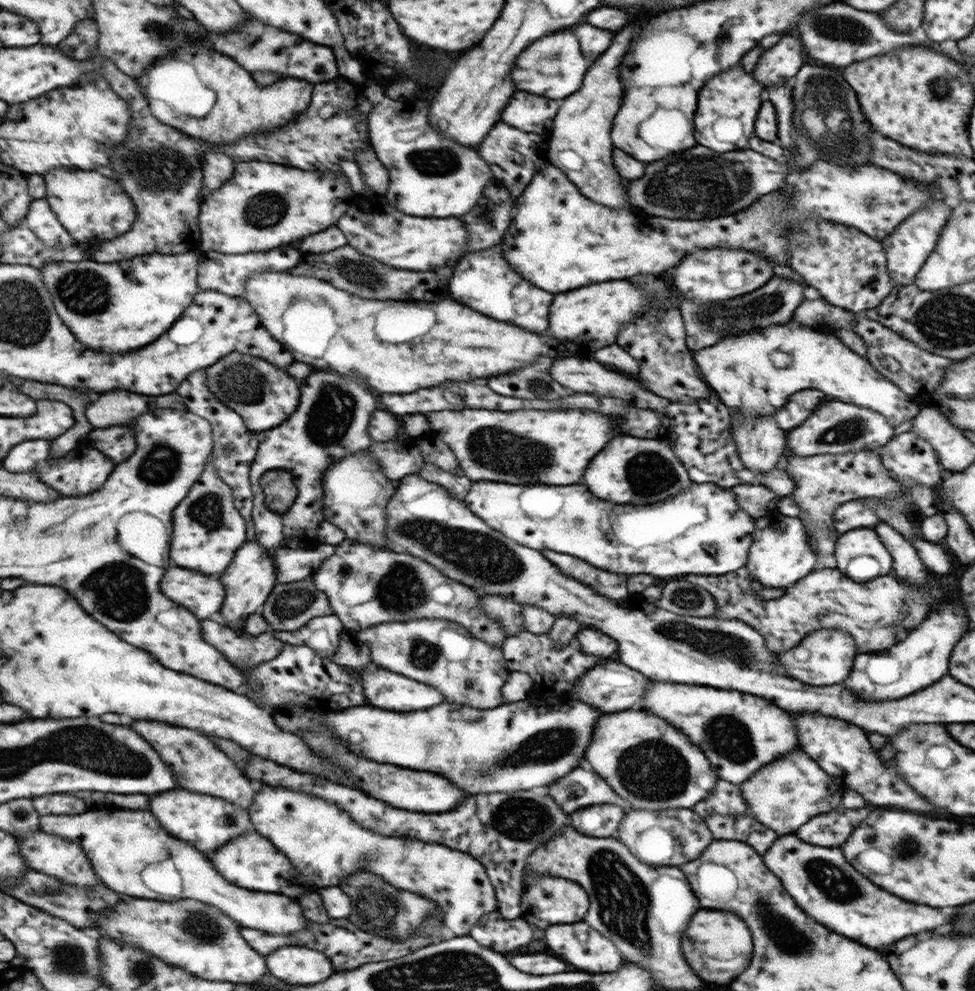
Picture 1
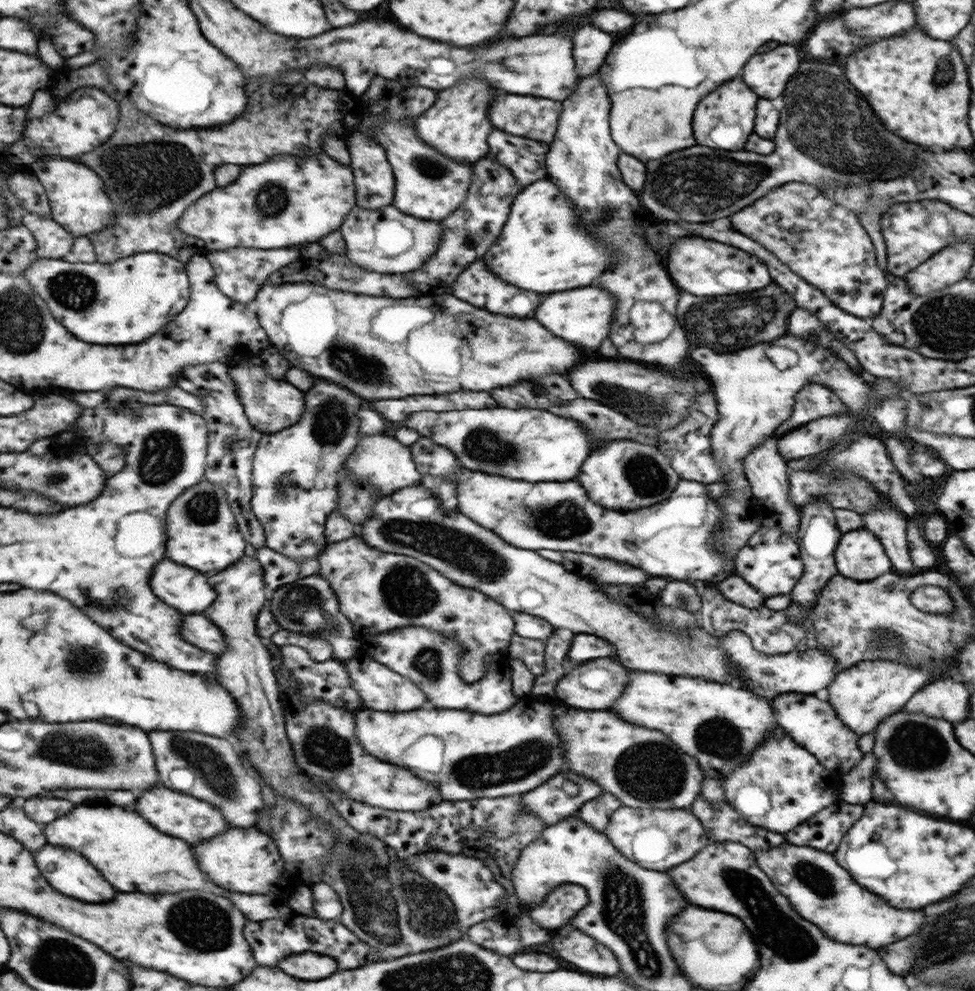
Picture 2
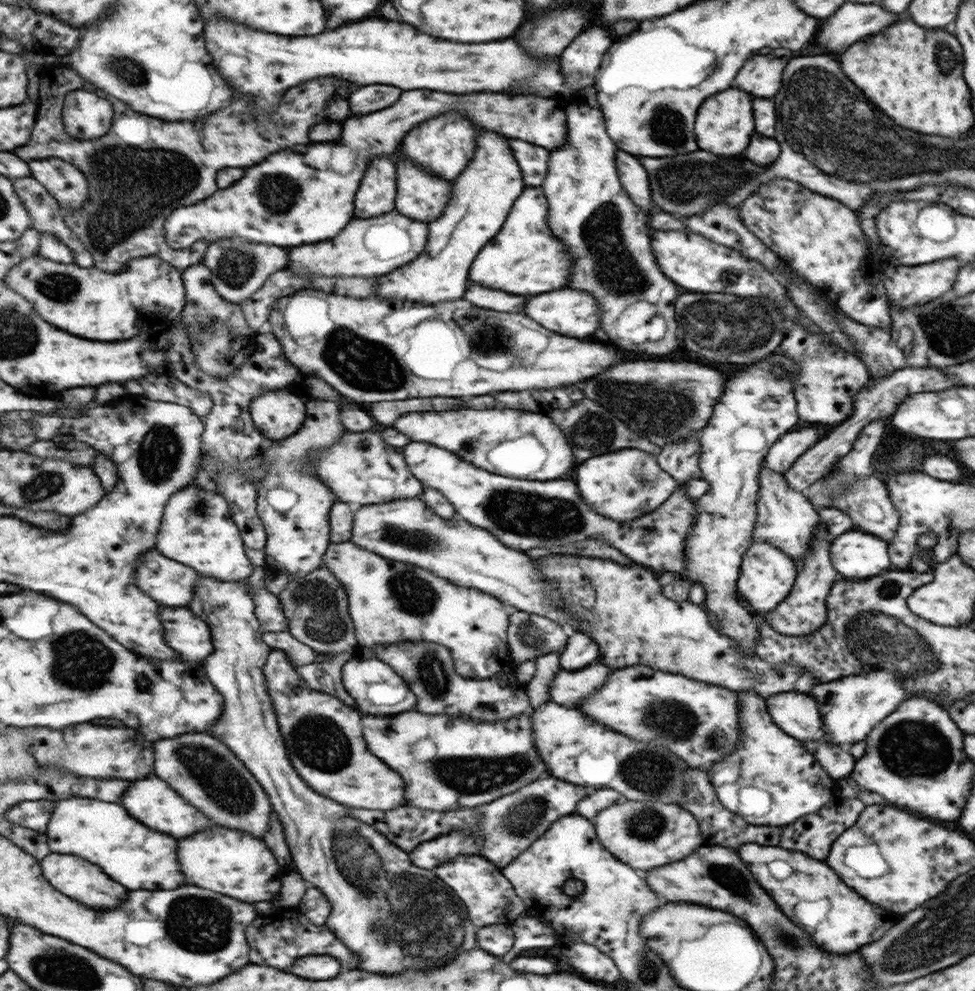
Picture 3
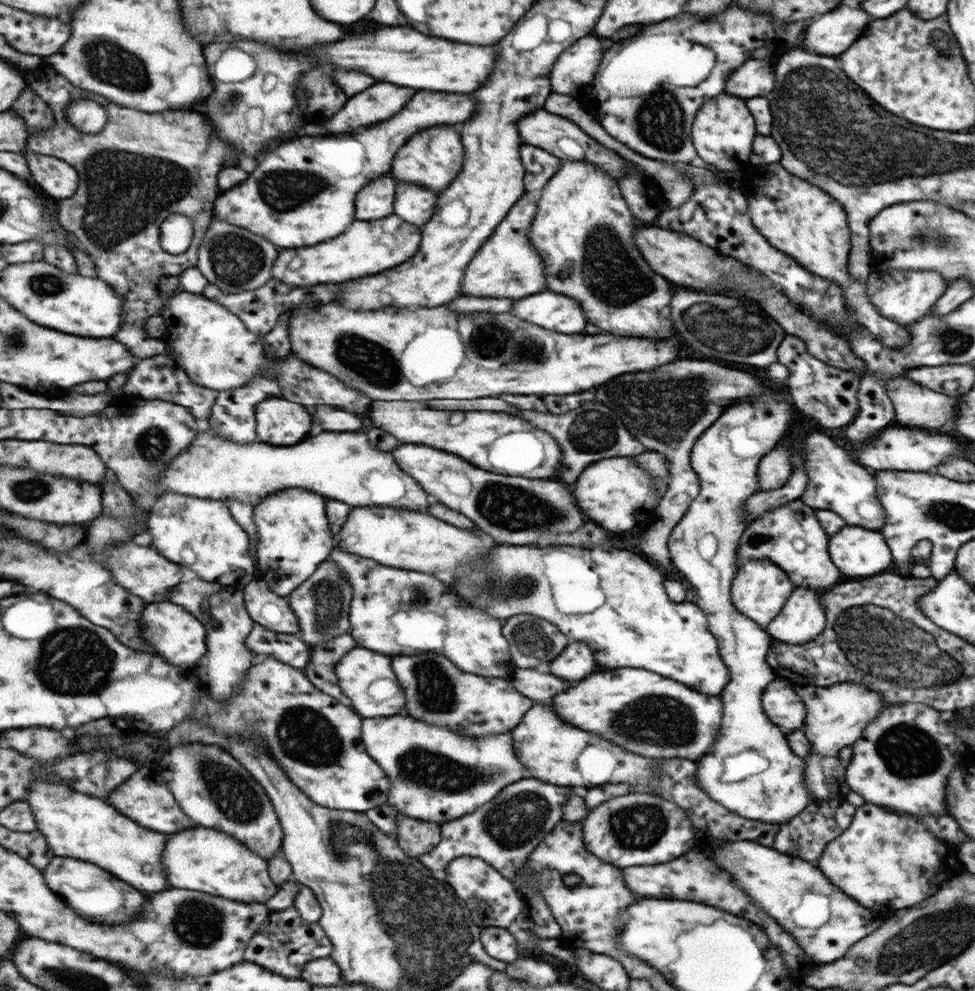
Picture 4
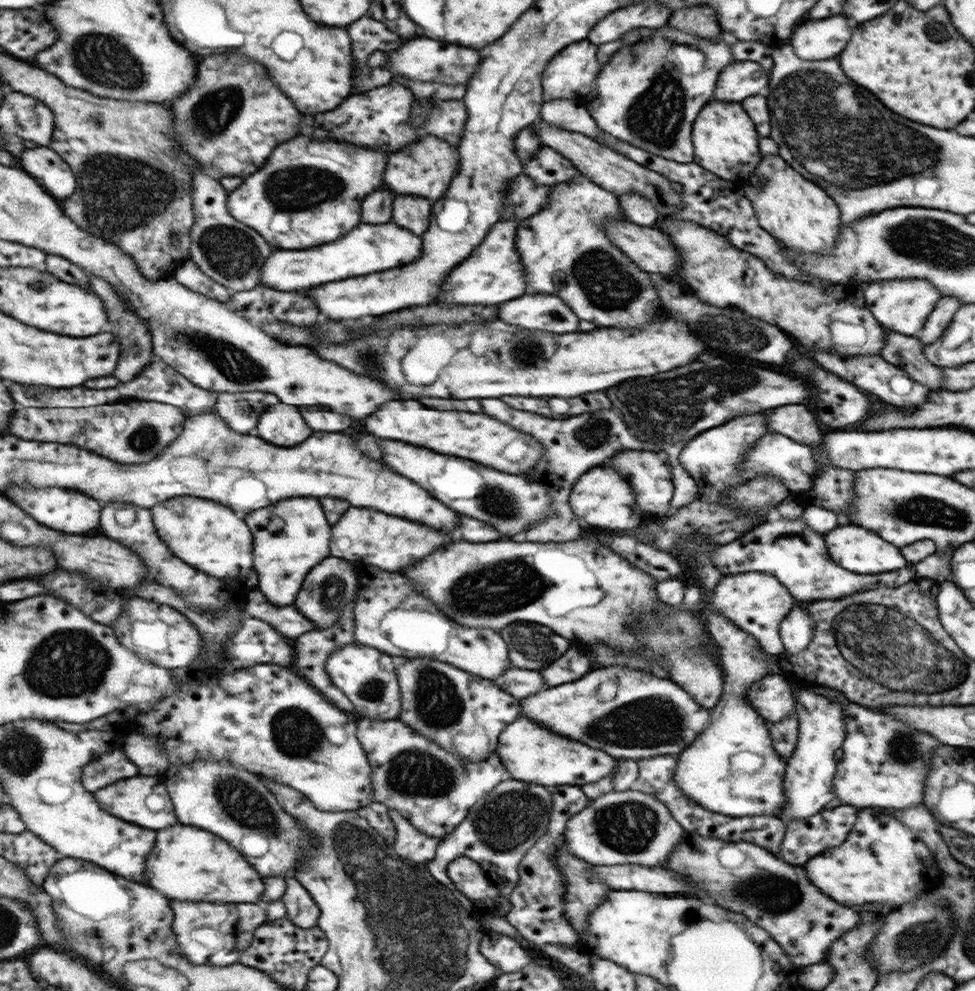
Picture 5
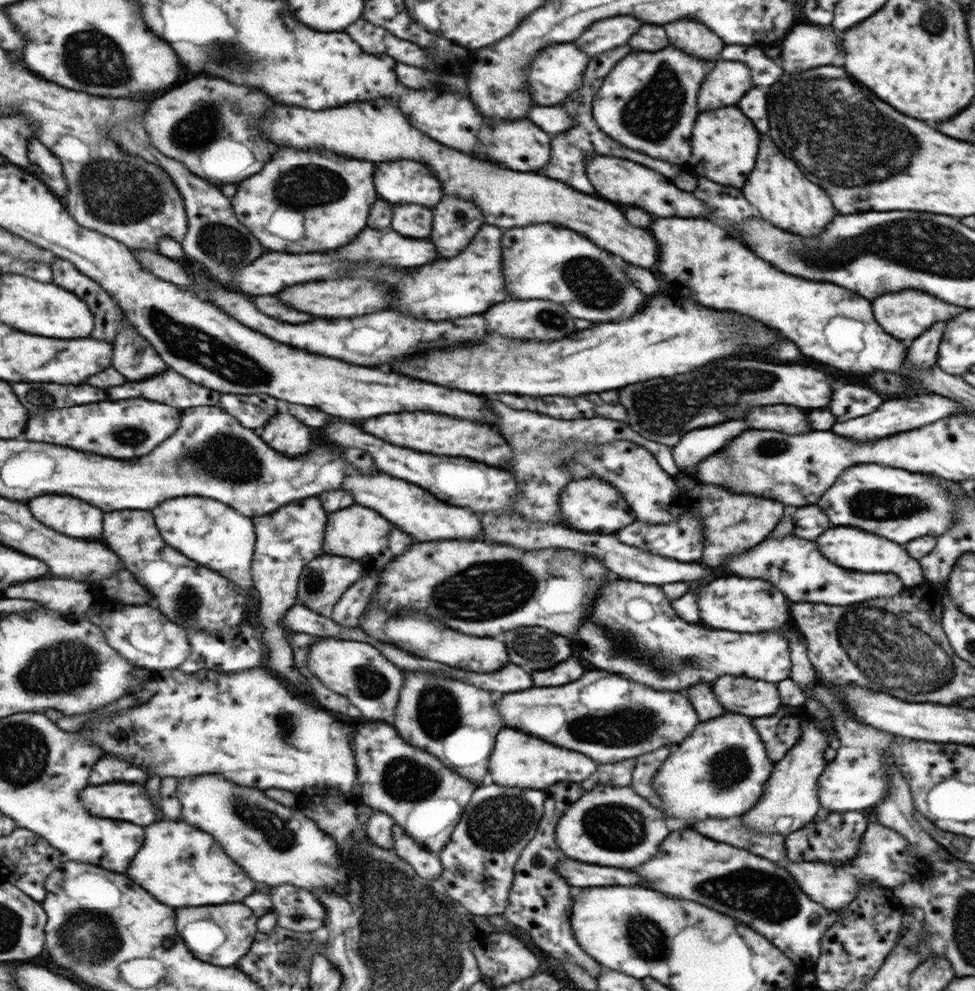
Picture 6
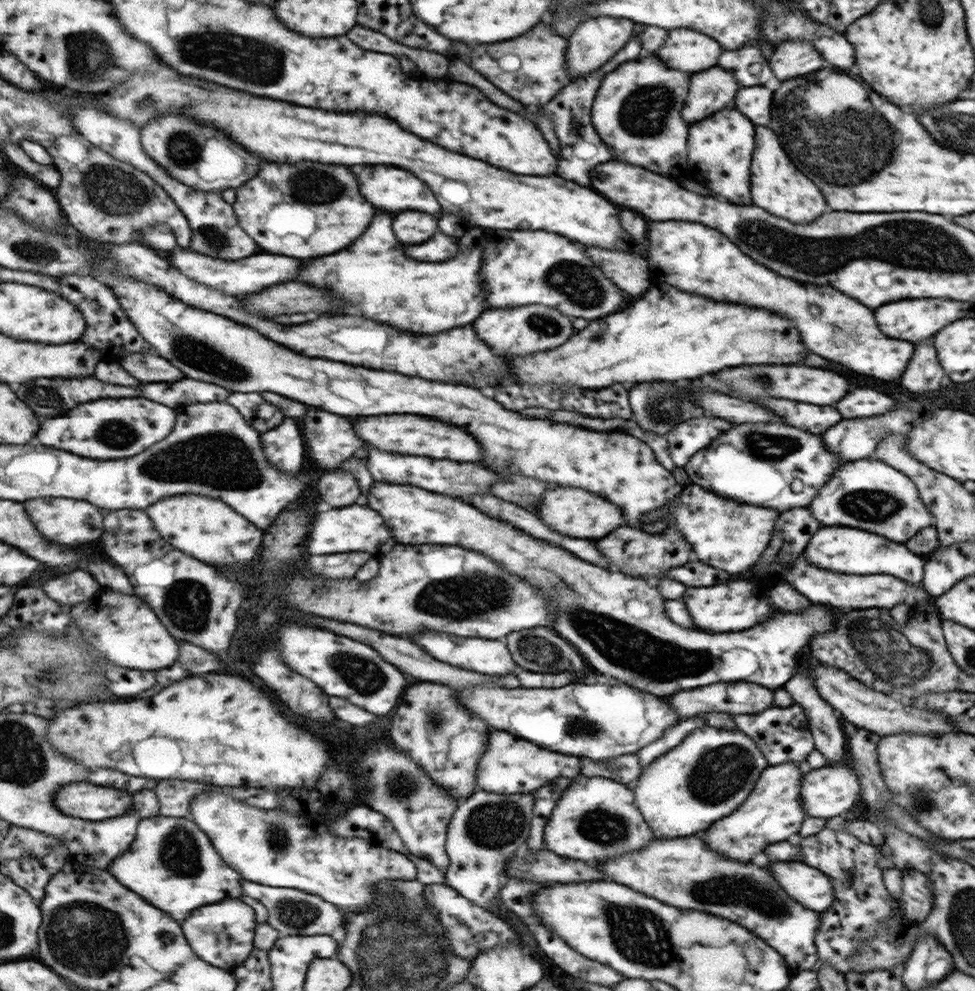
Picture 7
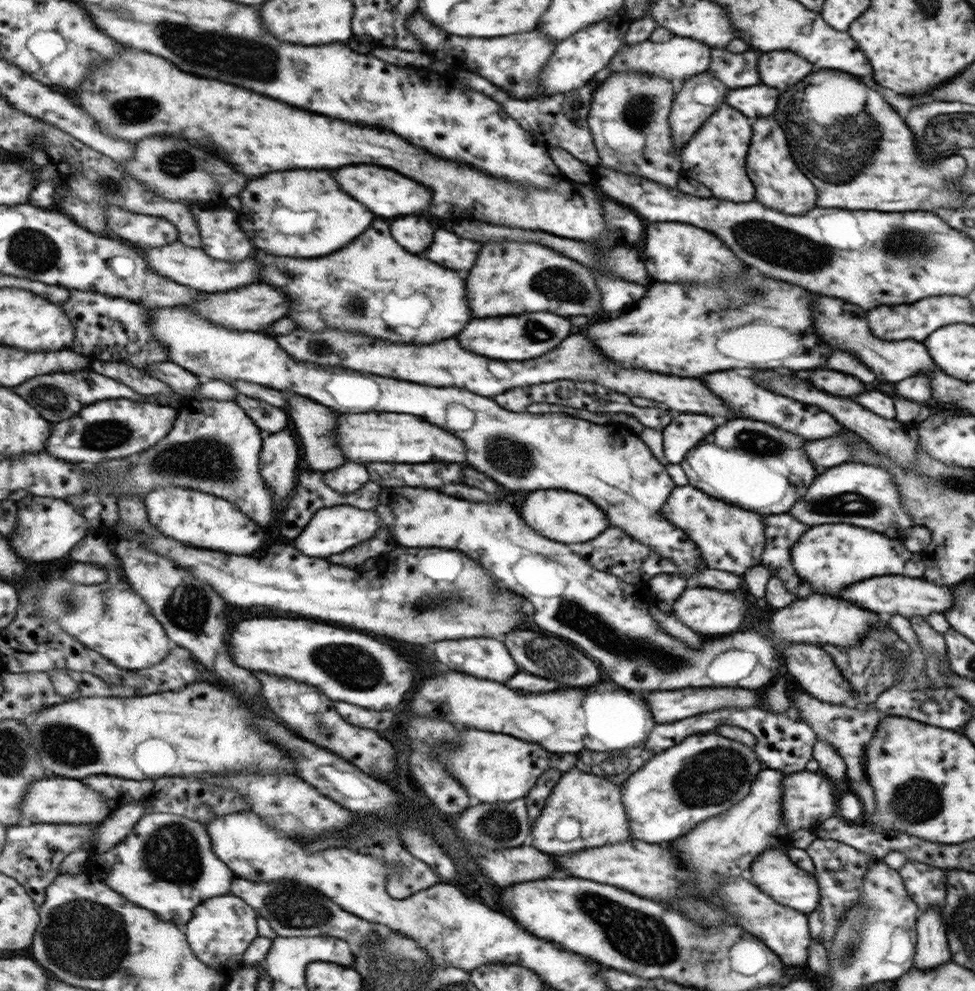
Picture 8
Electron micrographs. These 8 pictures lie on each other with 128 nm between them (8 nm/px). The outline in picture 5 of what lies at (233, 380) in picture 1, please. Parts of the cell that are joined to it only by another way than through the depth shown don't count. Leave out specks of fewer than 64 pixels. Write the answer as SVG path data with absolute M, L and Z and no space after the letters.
M277 404L261 415L255 433L267 443L291 448L311 439L313 430L309 426L299 408L291 404Z

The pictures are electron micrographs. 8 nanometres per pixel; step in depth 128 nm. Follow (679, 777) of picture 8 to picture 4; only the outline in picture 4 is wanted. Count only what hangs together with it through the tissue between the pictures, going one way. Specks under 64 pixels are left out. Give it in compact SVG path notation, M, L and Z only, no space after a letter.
M773 392L775 394L761 398L742 398L739 403L724 408L719 418L695 440L689 453L689 464L698 478L700 490L688 504L679 522L671 529L666 547L669 548L668 555L671 556L673 566L695 589L697 598L694 603L705 614L708 631L715 638L721 662L729 673L728 683L718 695L722 701L722 720L717 739L711 743L710 750L694 762L693 776L697 787L717 805L725 806L729 812L741 818L779 824L797 816L807 804L813 803L813 799L803 785L803 757L792 753L783 731L769 719L762 708L762 692L777 678L765 657L770 648L771 637L758 624L739 612L730 600L731 583L738 570L738 540L747 526L742 518L742 506L757 491L757 472L761 458L782 439L792 434L791 422L797 418L795 414L798 414L797 410L793 410L785 402L785 392Z

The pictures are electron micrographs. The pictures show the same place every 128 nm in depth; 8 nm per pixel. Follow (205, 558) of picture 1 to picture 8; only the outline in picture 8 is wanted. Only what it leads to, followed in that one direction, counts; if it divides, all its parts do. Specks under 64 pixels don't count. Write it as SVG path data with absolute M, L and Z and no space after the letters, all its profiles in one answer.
M164 486L146 494L144 500L151 522L163 534L187 546L247 556L265 542L265 530L257 521L223 497L187 487Z

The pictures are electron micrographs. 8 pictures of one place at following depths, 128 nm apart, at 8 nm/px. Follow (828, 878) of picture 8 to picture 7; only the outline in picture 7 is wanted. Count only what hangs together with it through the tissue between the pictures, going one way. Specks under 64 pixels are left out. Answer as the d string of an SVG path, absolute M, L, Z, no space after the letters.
M825 827L805 839L793 838L793 842L799 848L799 861L825 873L834 889L833 903L825 911L817 913L819 926L814 936L817 962L827 963L845 974L852 967L848 960L856 948L869 935L878 933L891 914L893 897L881 881L879 852L877 847L861 842L855 835L849 834L848 830L829 830Z

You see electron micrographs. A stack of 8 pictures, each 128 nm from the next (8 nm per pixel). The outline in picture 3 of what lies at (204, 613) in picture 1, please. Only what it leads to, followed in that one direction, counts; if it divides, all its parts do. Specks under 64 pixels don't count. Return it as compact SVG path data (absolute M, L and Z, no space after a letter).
M161 551L145 552L136 564L137 586L165 607L187 607L194 597L195 580L201 578L193 568L165 558Z

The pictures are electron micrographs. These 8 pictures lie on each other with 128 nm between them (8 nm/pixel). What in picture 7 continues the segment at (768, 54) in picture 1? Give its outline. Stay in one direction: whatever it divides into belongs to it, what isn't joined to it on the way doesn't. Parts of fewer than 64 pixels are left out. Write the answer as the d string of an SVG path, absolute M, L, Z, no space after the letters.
M717 66L691 74L690 84L686 103L683 104L683 120L687 120L686 124L699 122L711 112L725 108L739 88L733 76Z

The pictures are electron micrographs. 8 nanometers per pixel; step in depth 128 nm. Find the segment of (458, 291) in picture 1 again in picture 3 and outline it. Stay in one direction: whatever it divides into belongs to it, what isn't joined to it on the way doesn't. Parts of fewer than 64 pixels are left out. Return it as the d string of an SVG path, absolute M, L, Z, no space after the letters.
M467 284L465 298L469 304L477 308L495 310L495 312L521 312L523 304L529 300L529 296L515 296L515 294L505 294L501 290L491 290L491 288L481 288L480 284Z

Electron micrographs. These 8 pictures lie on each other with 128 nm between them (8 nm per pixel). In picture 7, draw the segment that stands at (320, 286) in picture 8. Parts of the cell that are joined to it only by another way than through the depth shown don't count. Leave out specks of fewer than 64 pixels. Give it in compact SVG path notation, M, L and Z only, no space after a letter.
M375 214L371 220L371 228L367 228L367 236L359 236L355 244L351 244L349 252L337 252L325 258L315 258L313 262L305 262L303 270L299 272L297 280L305 284L313 284L321 290L327 288L327 274L337 272L339 282L333 288L333 294L341 300L343 308L333 312L333 314L353 314L353 316L367 316L369 320L393 326L397 330L407 330L407 332L417 332L417 334L437 334L445 332L449 328L465 326L469 322L474 322L475 318L485 310L487 300L483 300L481 292L481 280L479 280L479 256L481 256L481 246L487 240L487 229L473 228L463 234L463 252L459 256L453 256L451 260L445 262L419 262L411 260L409 256L403 254L401 246L395 248L395 236L391 232L391 216L389 214Z

